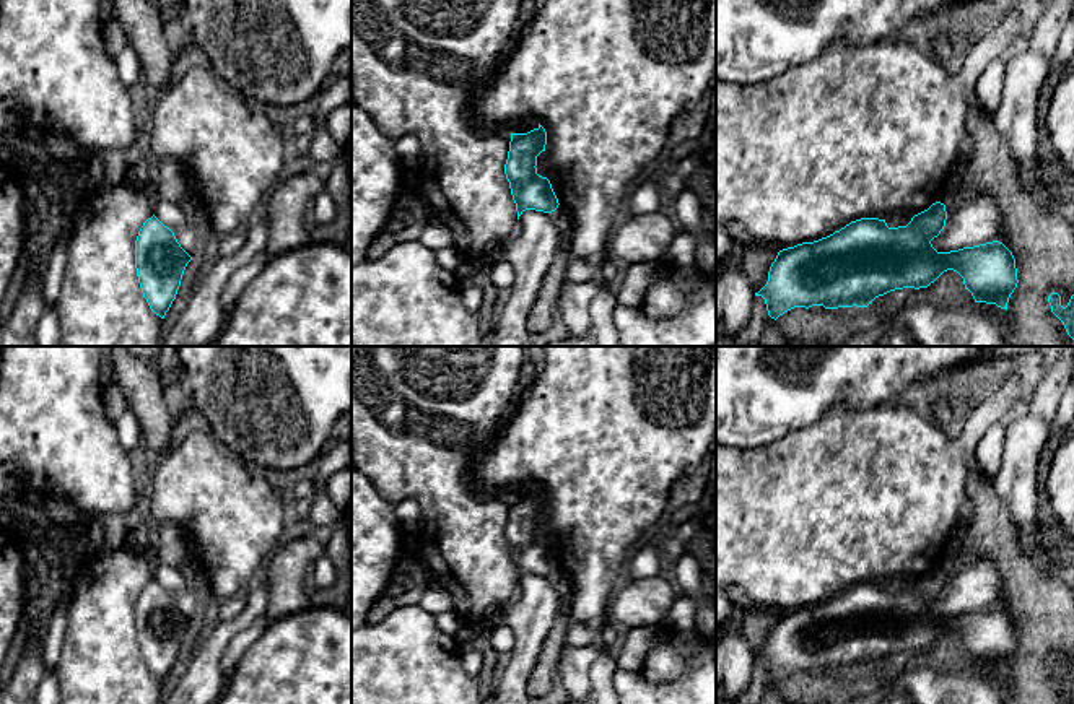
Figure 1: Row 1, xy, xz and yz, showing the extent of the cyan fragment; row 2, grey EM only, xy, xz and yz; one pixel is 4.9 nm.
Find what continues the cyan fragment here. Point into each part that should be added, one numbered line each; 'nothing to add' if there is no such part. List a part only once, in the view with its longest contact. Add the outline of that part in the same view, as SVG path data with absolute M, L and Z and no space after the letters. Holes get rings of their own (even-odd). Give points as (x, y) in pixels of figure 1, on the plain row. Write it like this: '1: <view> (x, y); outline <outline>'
nothing to add

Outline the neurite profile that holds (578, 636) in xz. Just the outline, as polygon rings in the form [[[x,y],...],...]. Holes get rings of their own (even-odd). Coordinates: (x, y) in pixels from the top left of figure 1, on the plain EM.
[[[573,621],[568,634],[566,645],[573,649],[583,649],[587,645],[600,644],[600,631],[587,628],[584,623]]]

